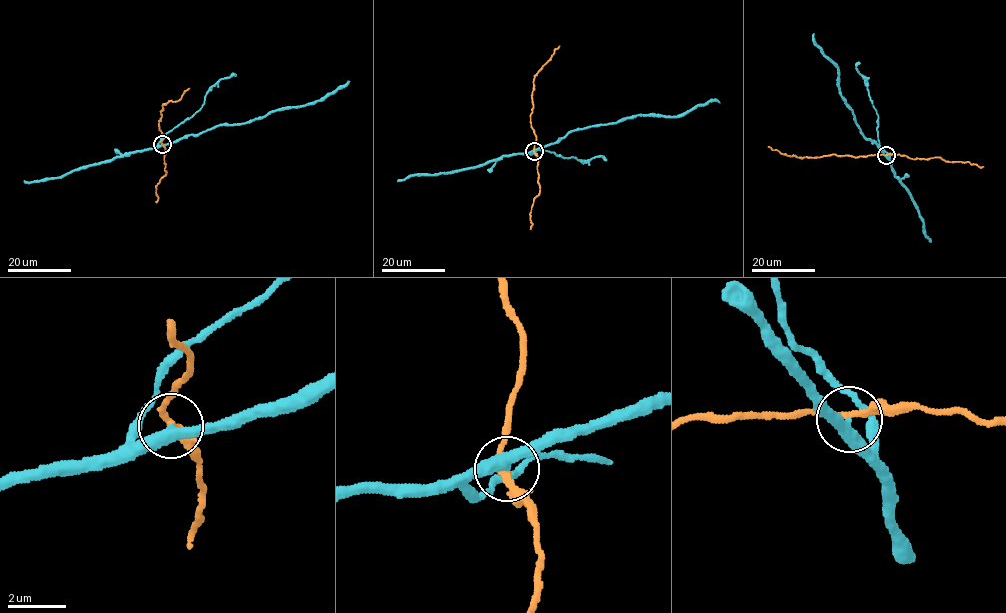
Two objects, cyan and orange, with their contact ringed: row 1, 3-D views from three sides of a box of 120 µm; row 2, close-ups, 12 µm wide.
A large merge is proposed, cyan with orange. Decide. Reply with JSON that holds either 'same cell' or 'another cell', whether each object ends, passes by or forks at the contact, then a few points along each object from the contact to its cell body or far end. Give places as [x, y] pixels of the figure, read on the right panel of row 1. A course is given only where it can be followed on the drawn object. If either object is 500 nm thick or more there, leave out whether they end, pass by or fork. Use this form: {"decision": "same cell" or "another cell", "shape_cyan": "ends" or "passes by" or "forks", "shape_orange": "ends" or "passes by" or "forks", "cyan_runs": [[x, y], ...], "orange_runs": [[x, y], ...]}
{"decision": "another cell", "shape_cyan": "passes by", "shape_orange": "passes by", "cyan_runs": [[886, 155], [876, 143], [863, 135], [853, 111], [839, 91], [837, 64], [826, 58], [813, 33]], "orange_runs": [[886, 155], [799, 158], [781, 154], [768, 146]]}

